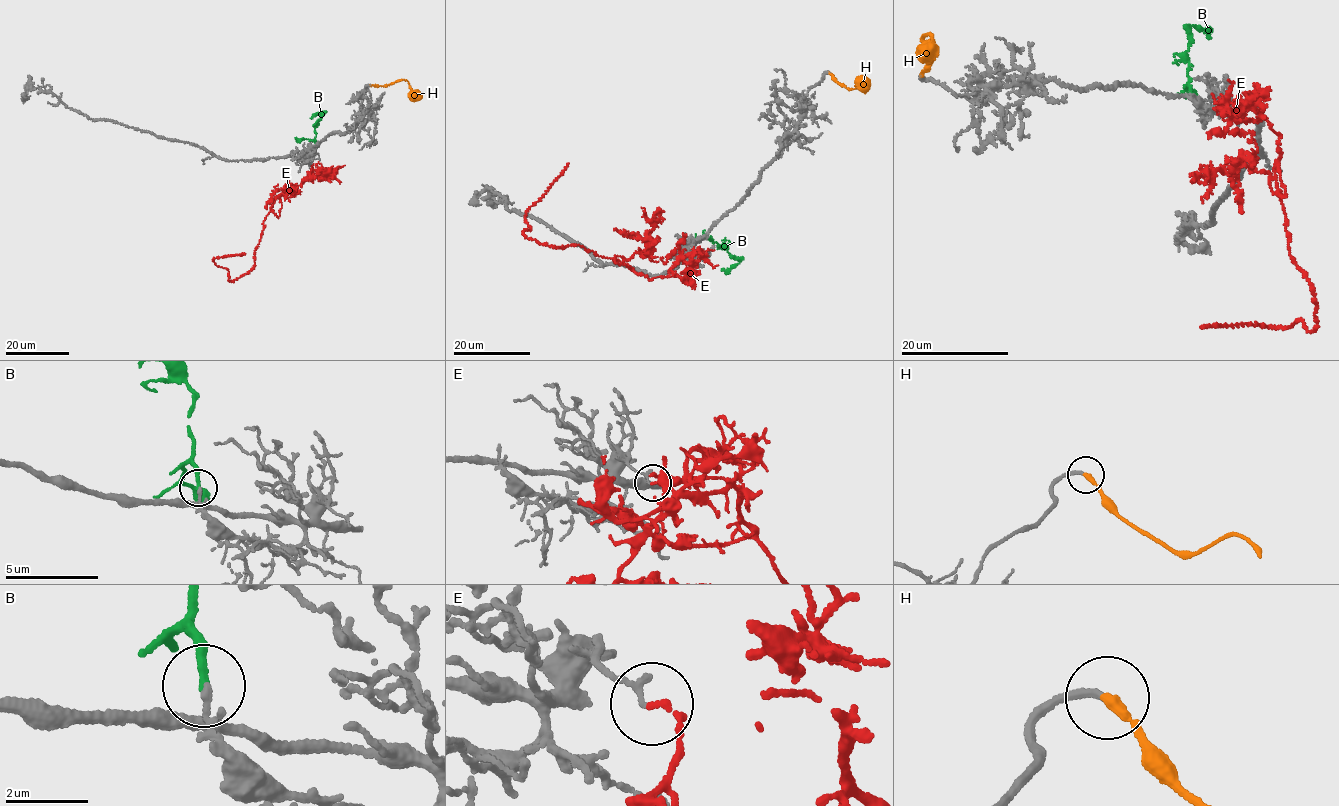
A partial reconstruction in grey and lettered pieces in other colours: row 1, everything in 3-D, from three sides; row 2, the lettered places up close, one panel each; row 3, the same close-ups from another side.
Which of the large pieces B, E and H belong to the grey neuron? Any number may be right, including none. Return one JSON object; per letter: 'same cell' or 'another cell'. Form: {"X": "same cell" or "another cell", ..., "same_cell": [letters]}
{"B": "another cell", "E": "another cell", "H": "same cell", "same_cell": ["H"]}

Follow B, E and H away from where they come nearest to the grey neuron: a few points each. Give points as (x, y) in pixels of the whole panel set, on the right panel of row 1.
B: (1191, 91), (1186, 51), (1190, 27), (1204, 30), (1210, 37)
E: (1235, 102), (1240, 120), (1265, 119), (1279, 135), (1278, 192), (1289, 249), (1317, 305), (1315, 327), (1199, 327)
H: (921, 75), (931, 58), (933, 50), (922, 40), (928, 34), (932, 37), (924, 58)

